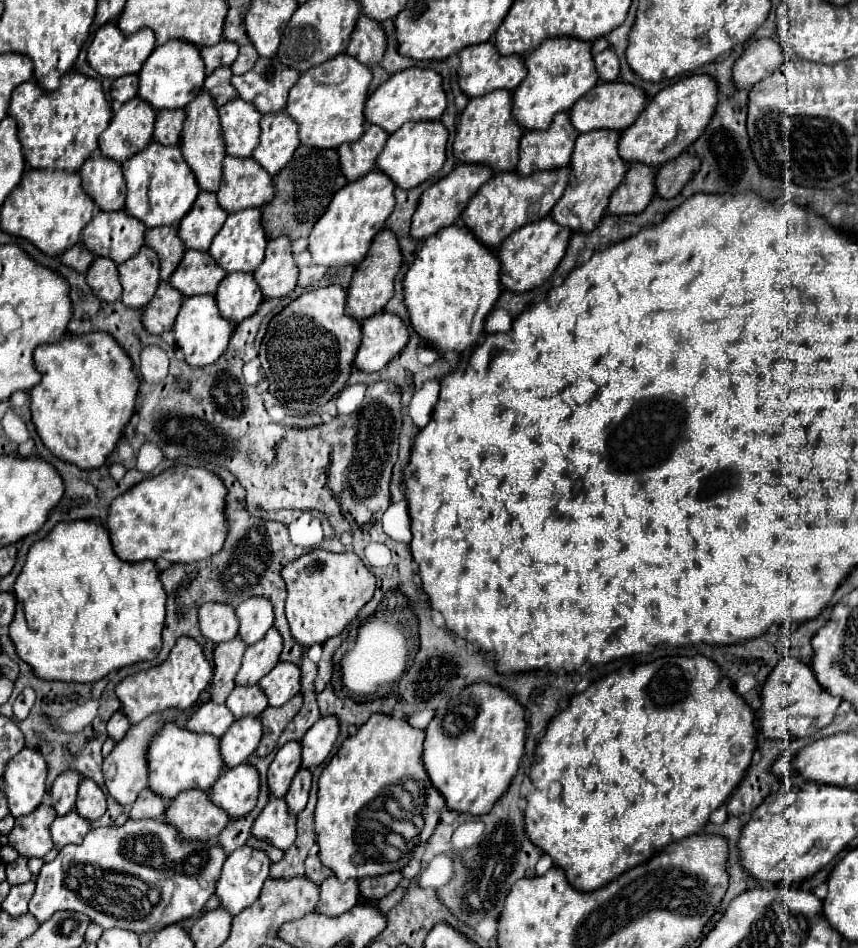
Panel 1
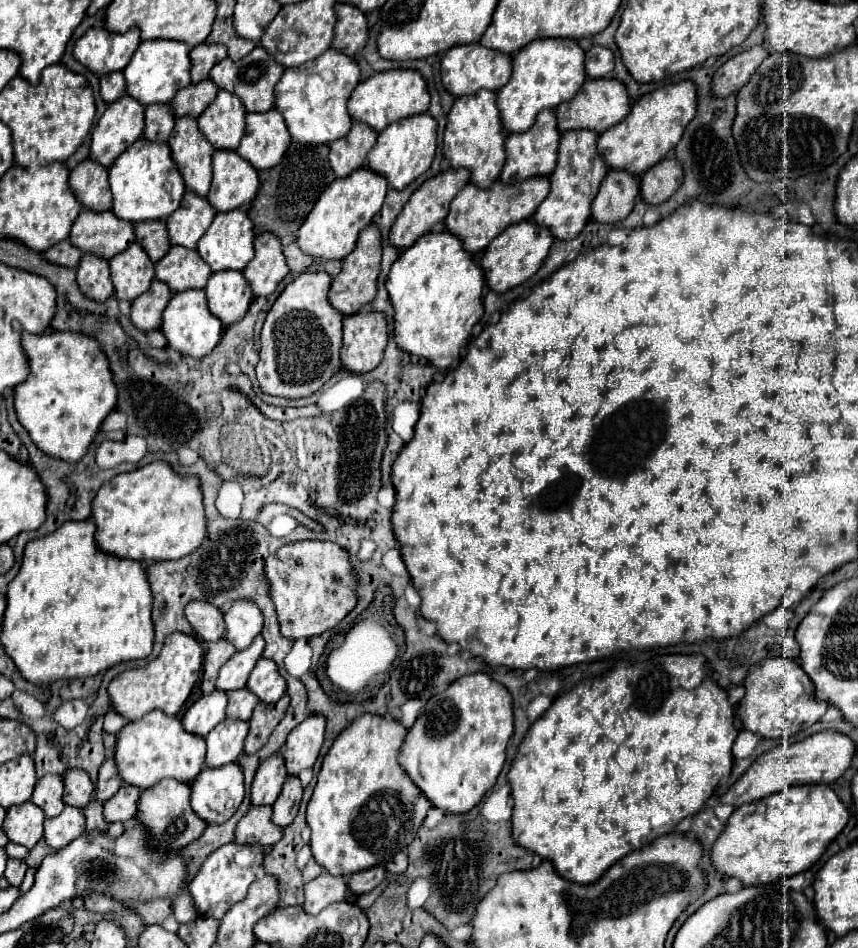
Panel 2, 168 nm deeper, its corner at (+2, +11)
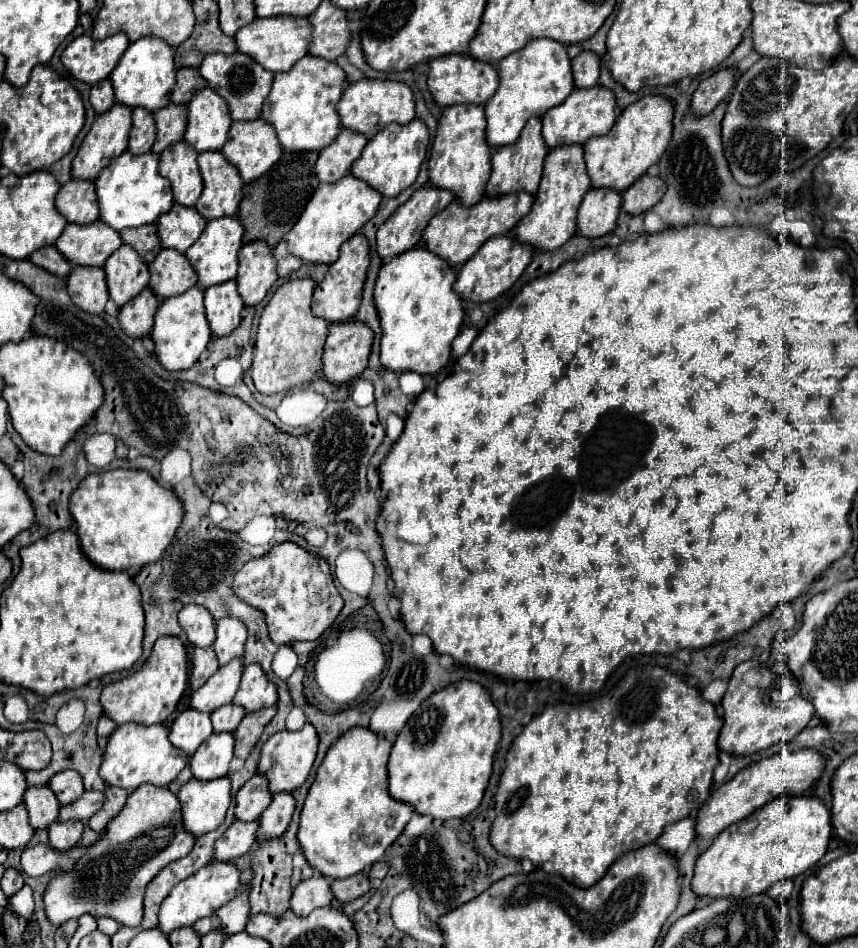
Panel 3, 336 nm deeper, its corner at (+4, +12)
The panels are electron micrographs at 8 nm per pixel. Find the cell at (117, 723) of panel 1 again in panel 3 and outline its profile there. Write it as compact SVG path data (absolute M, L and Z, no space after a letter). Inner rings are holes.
M101 715L99 725L97 725L97 735L101 735L101 737L109 737L109 735L115 731L115 727L117 727L115 721L111 721L107 715Z

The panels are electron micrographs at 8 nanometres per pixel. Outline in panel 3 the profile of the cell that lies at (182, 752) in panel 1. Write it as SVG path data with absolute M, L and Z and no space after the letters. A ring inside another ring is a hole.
M123 723L111 733L107 741L107 749L103 753L103 763L99 775L107 785L117 785L127 791L137 789L143 783L153 783L167 787L177 775L187 767L187 757L175 749L167 737L169 729L161 723L157 725L139 725L139 723Z

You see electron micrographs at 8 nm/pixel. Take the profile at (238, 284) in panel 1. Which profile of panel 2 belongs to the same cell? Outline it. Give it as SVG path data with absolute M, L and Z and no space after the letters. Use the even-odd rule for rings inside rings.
M235 270L213 274L205 286L205 294L209 312L219 318L223 326L239 322L253 302L253 292L249 290L249 284L245 282L243 274Z

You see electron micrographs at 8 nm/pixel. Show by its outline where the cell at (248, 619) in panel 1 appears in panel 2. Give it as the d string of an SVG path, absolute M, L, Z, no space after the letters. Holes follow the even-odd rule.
M235 602L225 612L225 638L237 648L247 648L261 632L261 610L253 602Z

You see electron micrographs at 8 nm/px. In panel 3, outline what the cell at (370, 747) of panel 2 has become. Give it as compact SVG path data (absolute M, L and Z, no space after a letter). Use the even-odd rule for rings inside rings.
M353 727L339 737L339 741L327 751L321 767L317 769L315 781L309 787L309 795L301 811L297 839L309 865L321 875L343 879L355 873L367 873L373 863L381 861L385 849L395 843L407 821L413 817L415 809L411 809L411 805L405 801L393 801L391 793L387 793L387 759L391 745L391 741L379 737L369 727Z

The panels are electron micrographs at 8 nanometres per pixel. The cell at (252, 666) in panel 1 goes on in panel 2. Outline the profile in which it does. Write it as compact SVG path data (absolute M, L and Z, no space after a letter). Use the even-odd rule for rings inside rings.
M261 634L251 642L249 648L235 652L233 658L229 658L229 662L223 664L223 668L219 670L219 678L215 688L221 692L229 692L229 690L241 690L247 684L247 678L251 674L251 670L255 668L257 660L261 658L261 650L265 648Z

